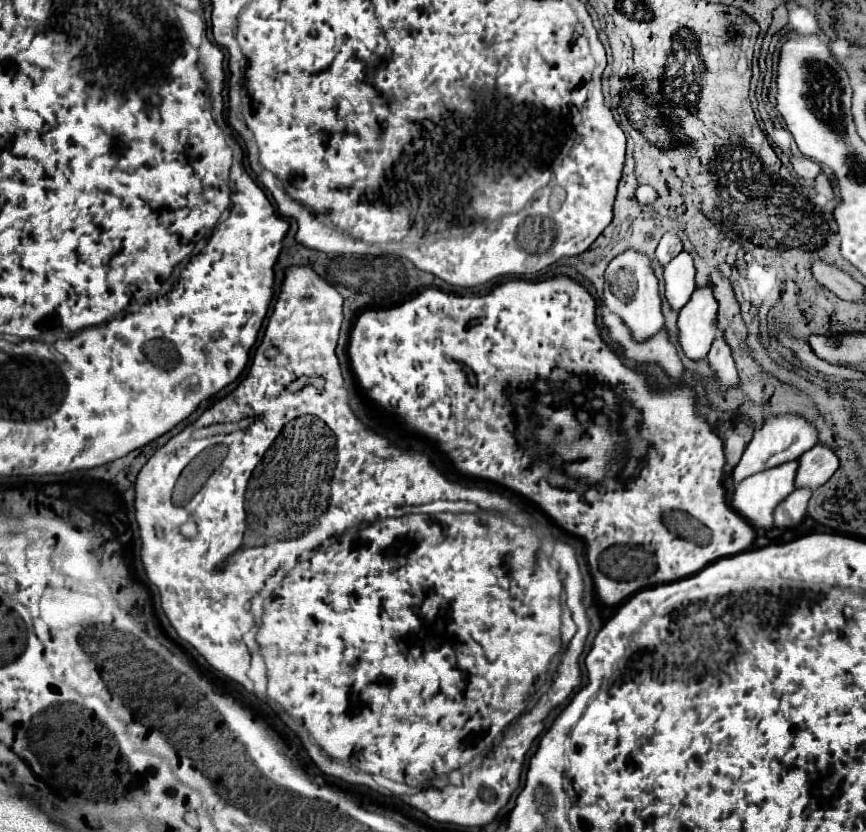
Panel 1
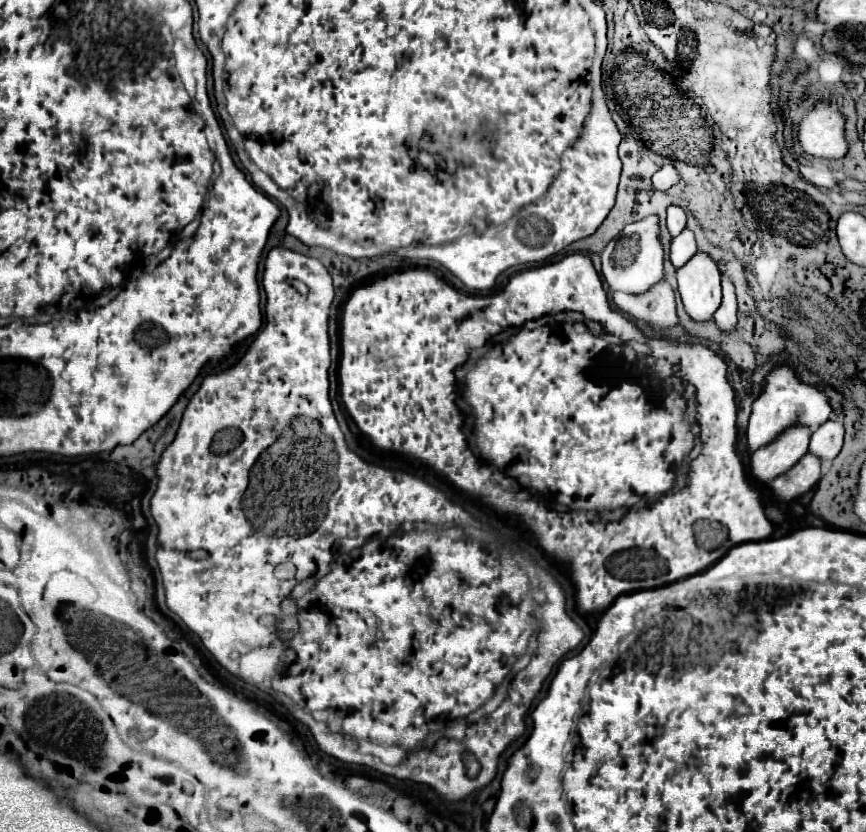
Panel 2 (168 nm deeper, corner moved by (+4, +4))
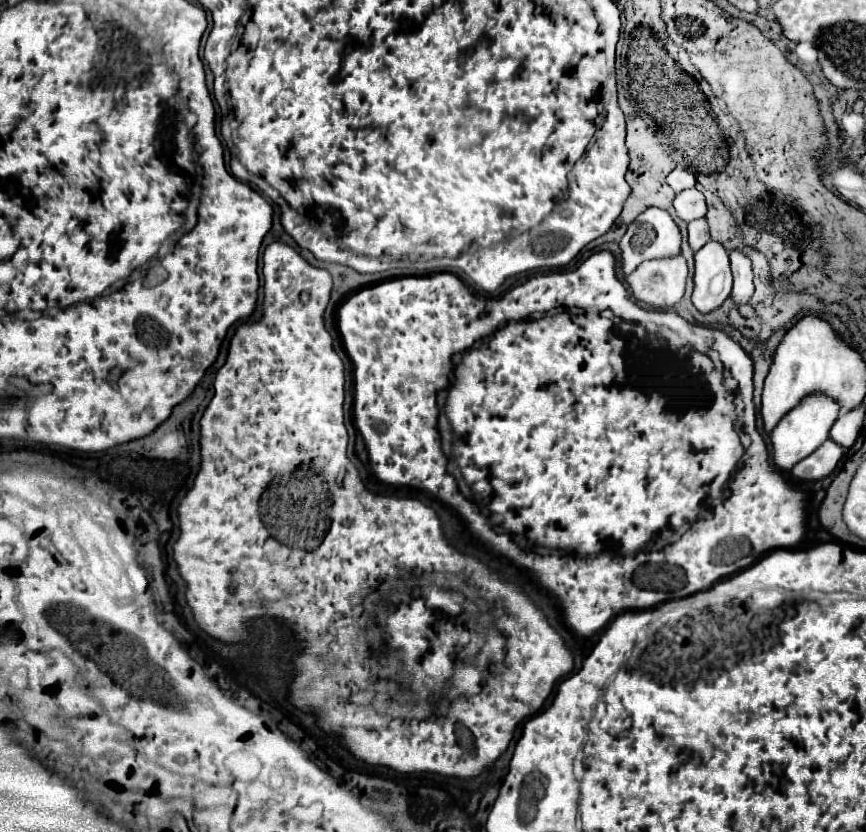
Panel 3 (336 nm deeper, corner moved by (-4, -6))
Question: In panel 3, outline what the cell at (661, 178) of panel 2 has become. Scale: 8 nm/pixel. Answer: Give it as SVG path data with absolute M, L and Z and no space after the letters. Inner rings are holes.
M674 169L668 177L666 177L666 183L676 191L684 191L684 189L690 189L696 185L696 175L688 169Z

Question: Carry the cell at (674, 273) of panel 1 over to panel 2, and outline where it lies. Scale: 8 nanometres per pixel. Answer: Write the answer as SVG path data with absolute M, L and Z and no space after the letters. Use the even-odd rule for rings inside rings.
M686 227L684 231L680 231L680 235L676 235L672 239L672 251L670 251L670 259L674 263L674 267L682 267L682 263L686 263L694 251L698 251L696 247L696 239L694 239L694 233Z

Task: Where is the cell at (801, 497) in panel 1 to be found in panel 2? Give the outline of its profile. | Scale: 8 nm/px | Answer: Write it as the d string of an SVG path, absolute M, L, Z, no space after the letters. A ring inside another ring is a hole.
M806 453L792 469L772 479L770 487L782 501L798 499L816 485L816 481L820 479L820 469L822 469L820 457L816 457L814 453Z

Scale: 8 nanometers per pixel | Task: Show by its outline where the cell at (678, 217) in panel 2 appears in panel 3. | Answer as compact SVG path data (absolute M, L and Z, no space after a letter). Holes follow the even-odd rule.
M686 189L686 191L676 195L674 209L676 209L676 215L686 223L690 223L694 219L700 219L700 217L706 215L704 195L696 189Z

